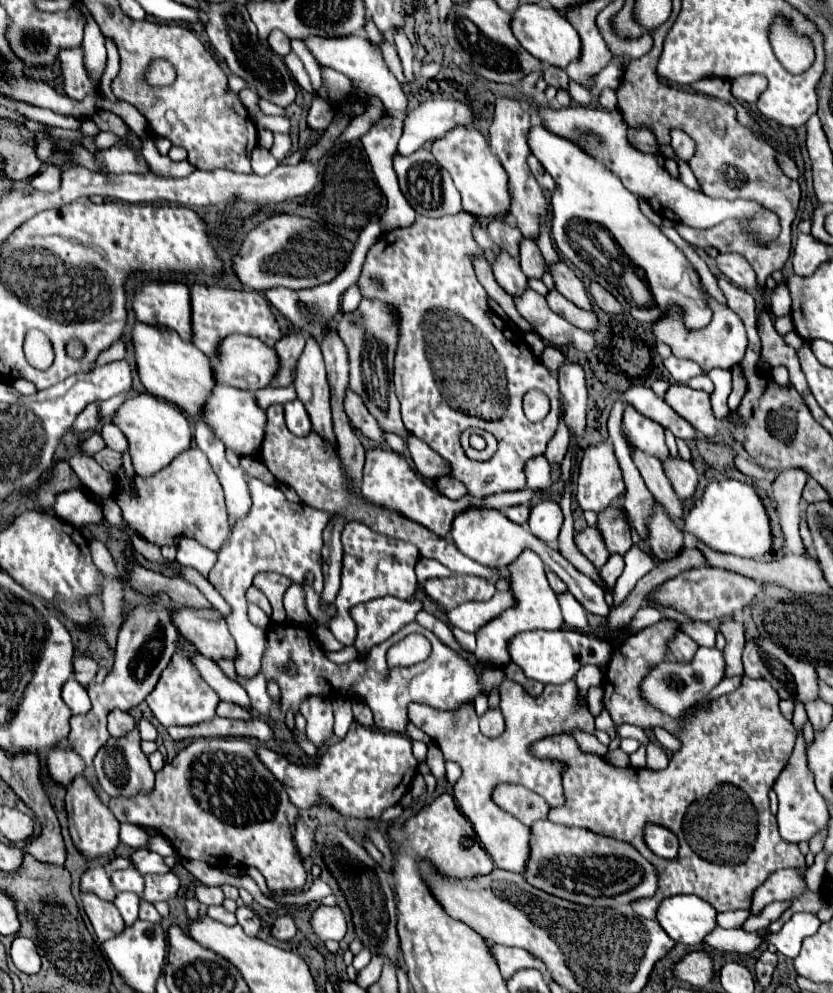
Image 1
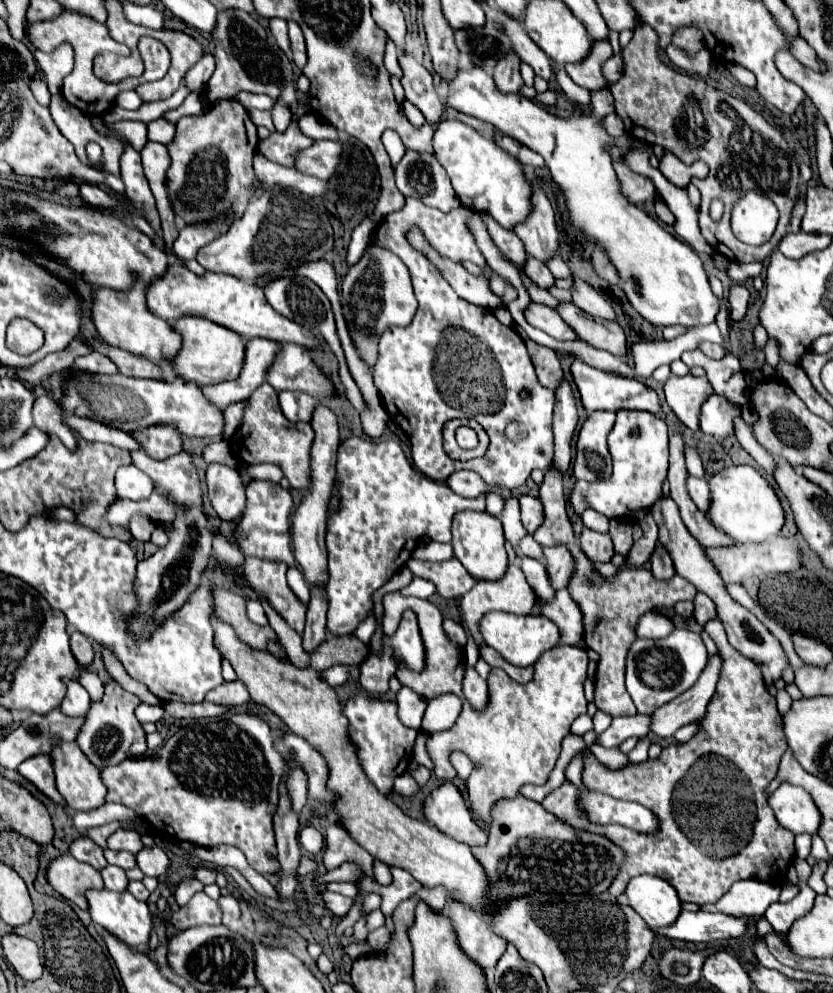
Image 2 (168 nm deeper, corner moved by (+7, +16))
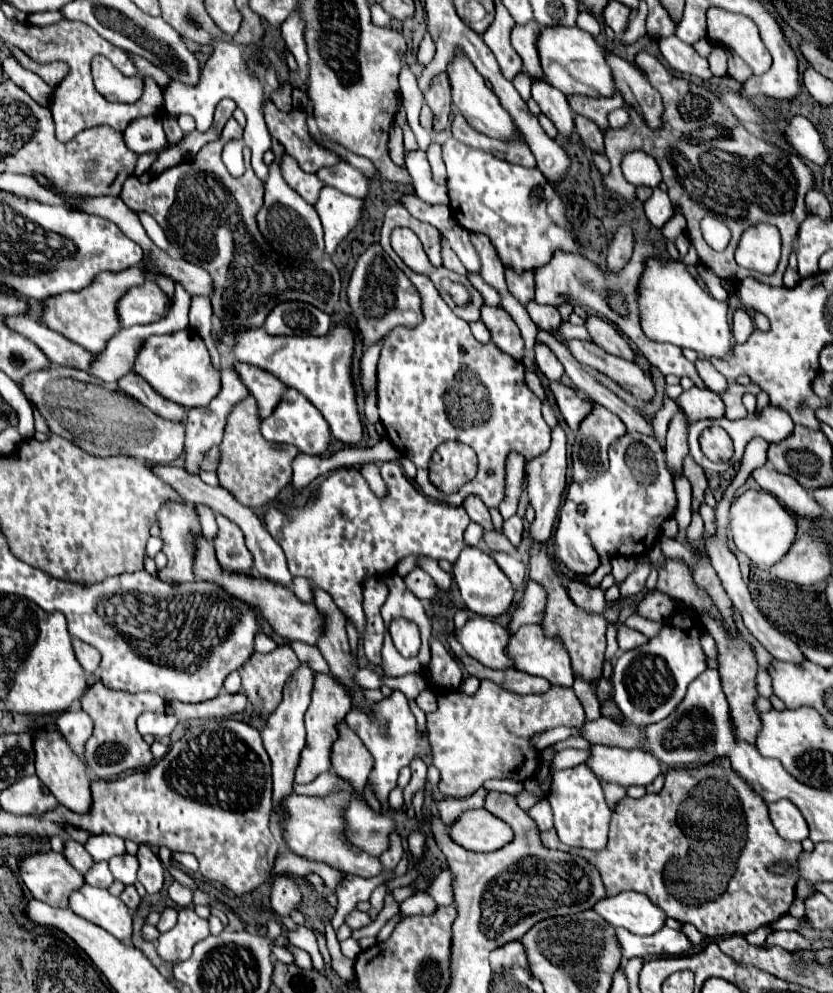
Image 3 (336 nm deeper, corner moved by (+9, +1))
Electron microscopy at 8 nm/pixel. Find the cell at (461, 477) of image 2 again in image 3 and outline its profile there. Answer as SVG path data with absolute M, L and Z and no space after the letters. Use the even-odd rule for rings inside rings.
M469 497L467 501L465 501L465 511L467 511L467 515L471 517L471 521L475 521L475 523L479 523L485 531L493 531L493 523L491 523L491 515L489 515L489 509L481 503L481 499L479 497Z

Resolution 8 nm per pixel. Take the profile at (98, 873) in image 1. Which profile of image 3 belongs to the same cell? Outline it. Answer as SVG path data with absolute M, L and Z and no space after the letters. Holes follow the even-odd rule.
M65 839L65 847L63 847L63 855L67 857L67 861L79 871L79 873L87 873L93 865L91 855L85 851L85 847L73 839Z

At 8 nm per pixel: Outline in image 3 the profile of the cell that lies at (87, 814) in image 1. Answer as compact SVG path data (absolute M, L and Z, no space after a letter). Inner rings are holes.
M39 729L39 733L33 737L33 749L35 749L37 777L47 785L47 789L55 795L55 799L75 813L89 811L91 779L87 777L87 771L81 759L71 751L69 743L65 743L65 737L57 729Z

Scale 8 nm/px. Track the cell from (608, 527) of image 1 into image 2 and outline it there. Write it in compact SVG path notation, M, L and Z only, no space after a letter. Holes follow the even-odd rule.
M583 528L581 546L583 546L585 556L587 556L589 560L593 560L593 562L609 562L611 556L613 556L611 536L609 536L609 534L595 532L595 530L591 530L591 528Z

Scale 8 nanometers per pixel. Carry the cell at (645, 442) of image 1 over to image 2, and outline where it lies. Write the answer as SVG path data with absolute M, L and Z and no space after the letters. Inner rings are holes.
M617 412L611 436L613 474L603 482L577 482L571 494L571 504L581 516L585 508L595 508L607 518L631 518L633 512L653 506L661 496L661 486L667 476L669 464L669 438L667 424L651 412Z

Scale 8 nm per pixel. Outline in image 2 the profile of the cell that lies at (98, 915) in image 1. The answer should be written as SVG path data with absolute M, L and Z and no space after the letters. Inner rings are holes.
M63 854L55 858L47 870L49 884L69 902L77 904L81 910L89 912L87 908L87 890L103 888L101 874L85 864L75 860L71 854Z

